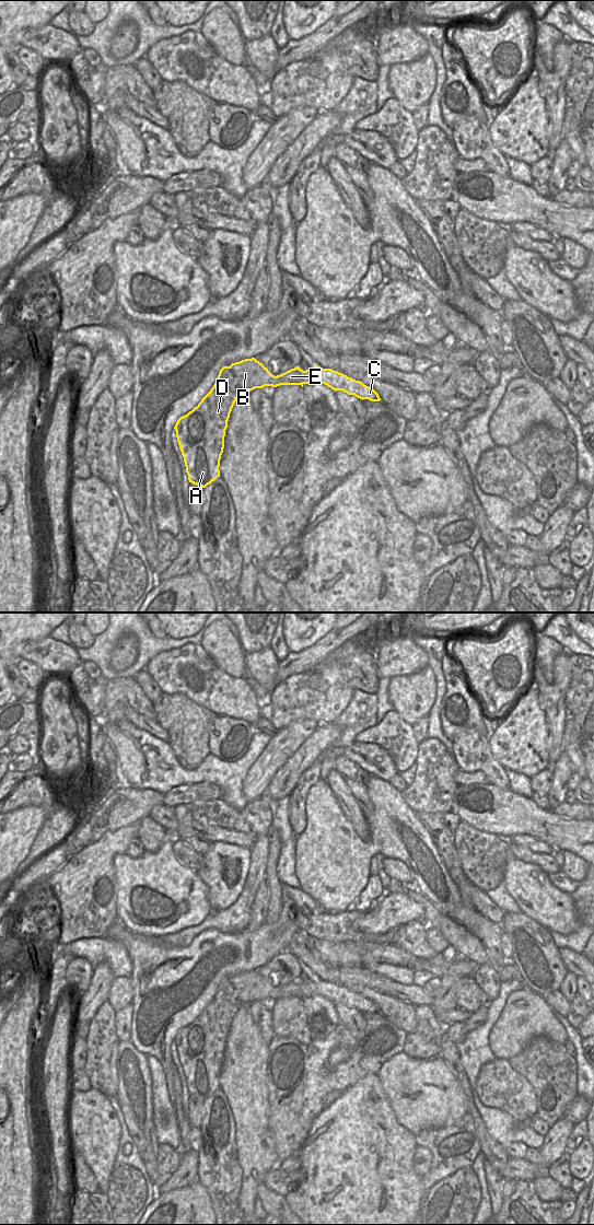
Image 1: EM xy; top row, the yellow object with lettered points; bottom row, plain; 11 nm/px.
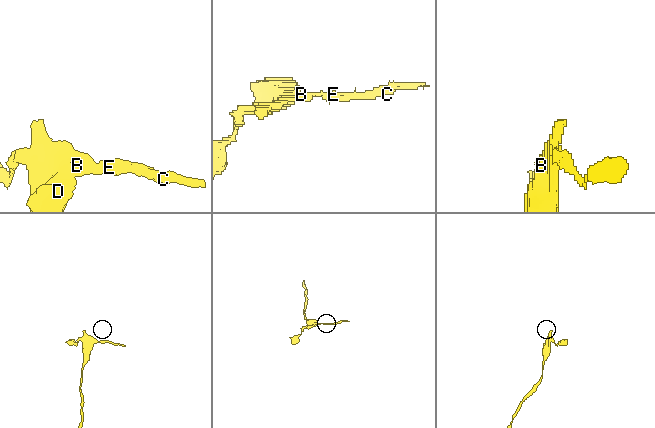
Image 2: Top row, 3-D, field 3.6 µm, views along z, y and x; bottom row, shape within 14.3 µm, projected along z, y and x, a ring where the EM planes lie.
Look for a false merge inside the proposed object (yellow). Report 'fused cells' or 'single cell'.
fused cells

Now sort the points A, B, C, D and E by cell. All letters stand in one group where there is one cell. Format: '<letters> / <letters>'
A D / B C E

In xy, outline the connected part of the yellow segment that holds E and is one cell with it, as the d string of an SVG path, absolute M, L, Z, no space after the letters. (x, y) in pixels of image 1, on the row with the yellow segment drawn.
M255 358L232 363L230 368L233 371L240 387L247 392L265 386L277 387L280 385L301 385L303 387L304 384L319 382L335 392L342 390L348 395L354 395L362 400L381 400L378 394L362 382L356 381L331 369L323 369L318 365L306 371L296 366L277 376L272 375L268 369Z

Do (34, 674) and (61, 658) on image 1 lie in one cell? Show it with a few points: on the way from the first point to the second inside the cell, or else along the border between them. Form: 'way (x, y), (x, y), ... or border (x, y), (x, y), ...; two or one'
border (20, 658), (37, 664), (51, 676); two

